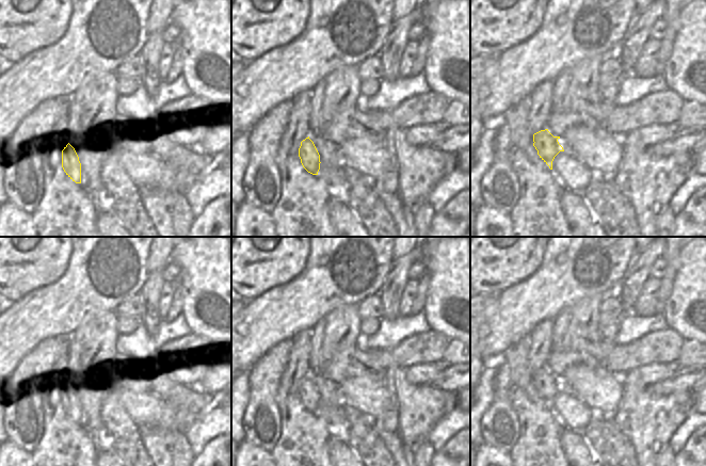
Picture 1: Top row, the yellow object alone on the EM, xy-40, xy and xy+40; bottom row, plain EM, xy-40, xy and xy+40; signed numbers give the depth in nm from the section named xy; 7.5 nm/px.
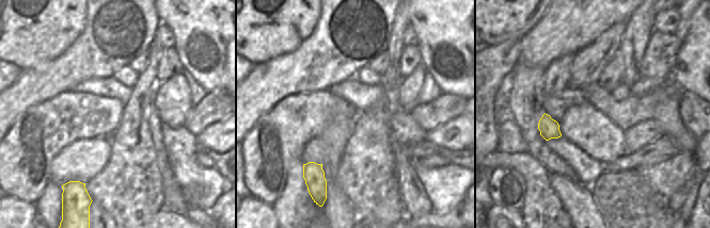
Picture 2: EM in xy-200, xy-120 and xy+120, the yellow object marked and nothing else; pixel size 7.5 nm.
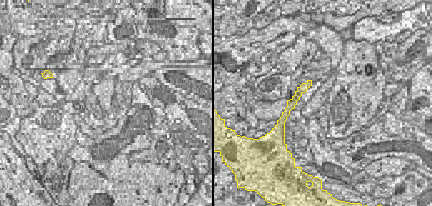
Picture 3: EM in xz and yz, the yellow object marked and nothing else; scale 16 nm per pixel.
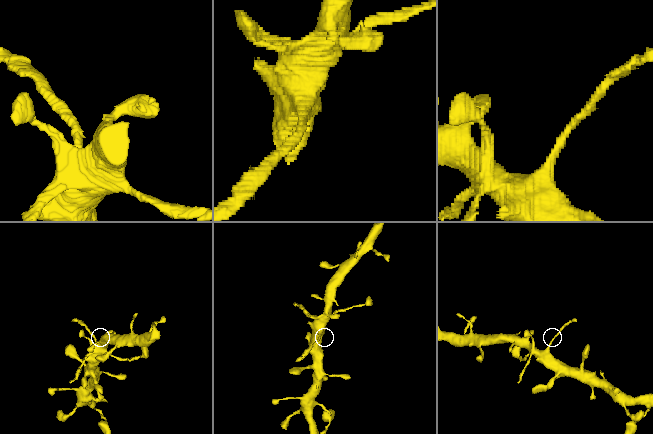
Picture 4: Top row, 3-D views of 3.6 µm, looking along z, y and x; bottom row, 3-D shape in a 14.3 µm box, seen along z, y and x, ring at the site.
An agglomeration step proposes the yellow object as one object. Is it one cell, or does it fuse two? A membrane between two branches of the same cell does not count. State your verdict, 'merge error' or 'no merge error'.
merge error

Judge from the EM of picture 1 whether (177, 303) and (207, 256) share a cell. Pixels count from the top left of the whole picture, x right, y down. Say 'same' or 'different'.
different

